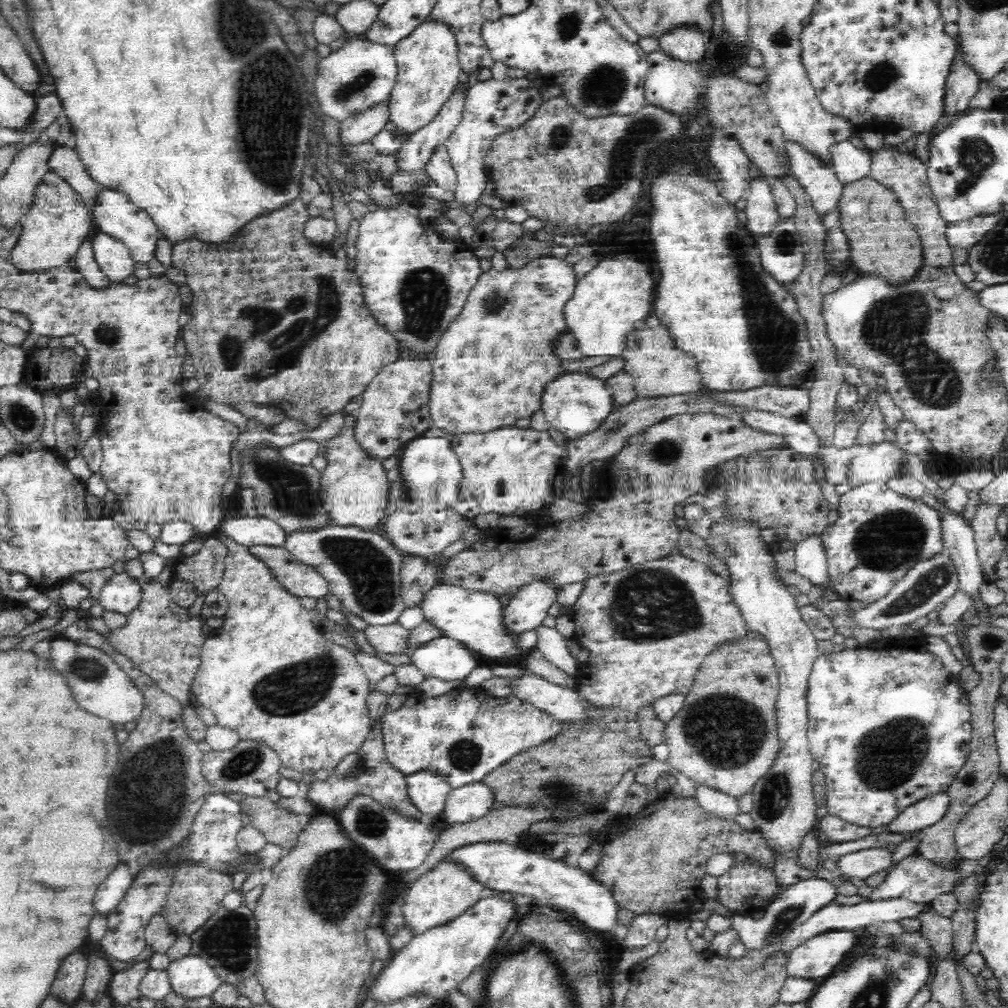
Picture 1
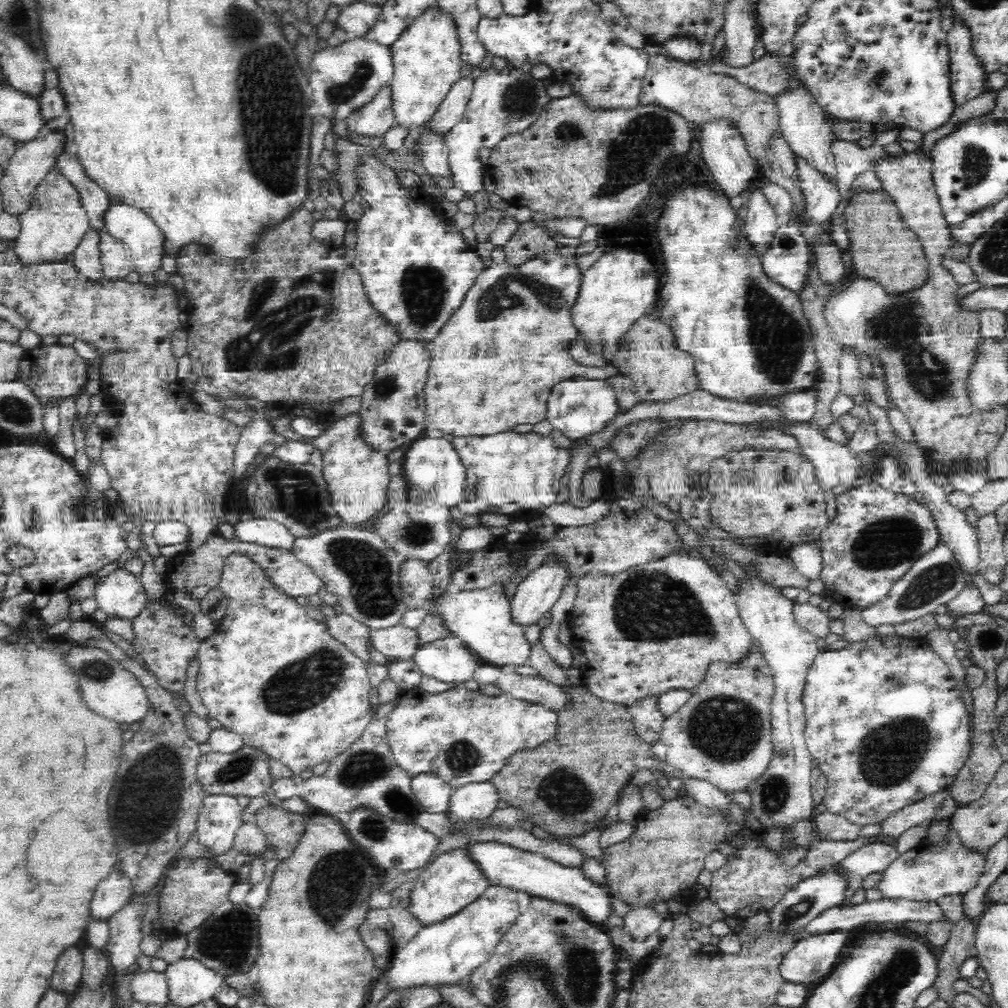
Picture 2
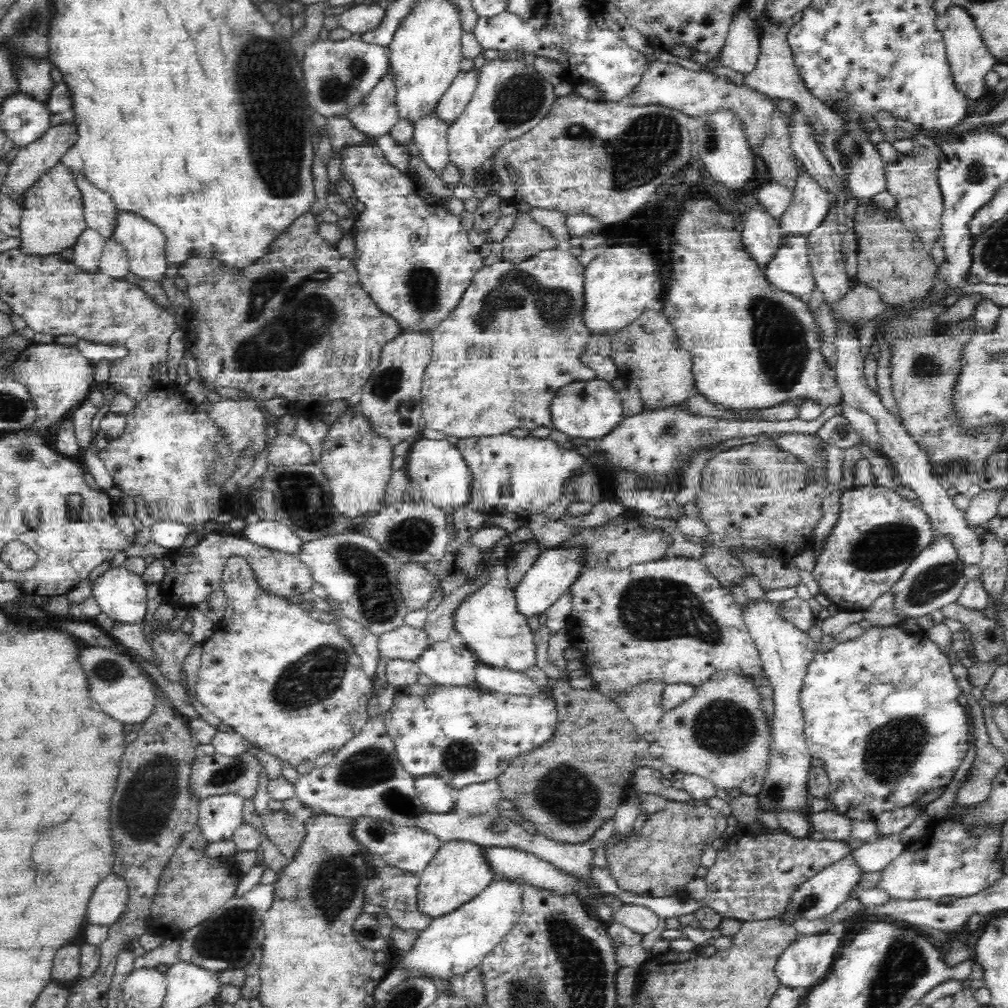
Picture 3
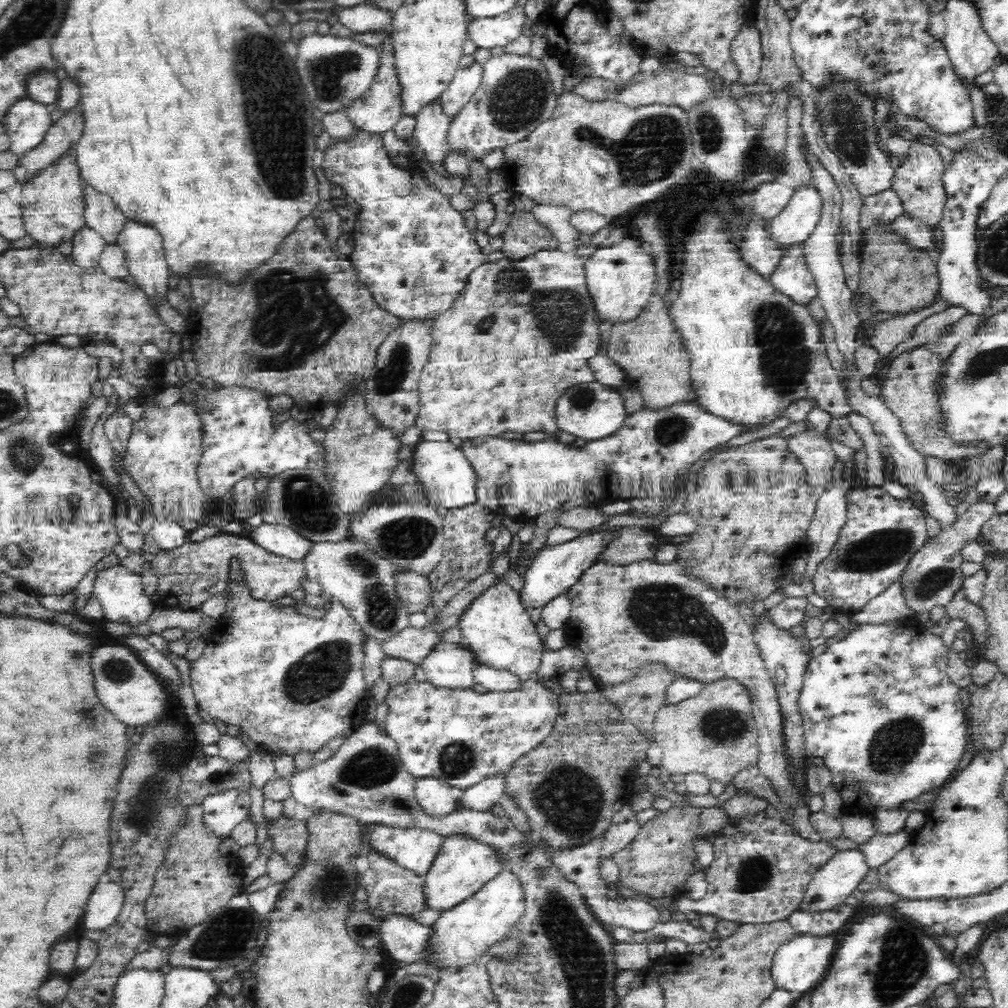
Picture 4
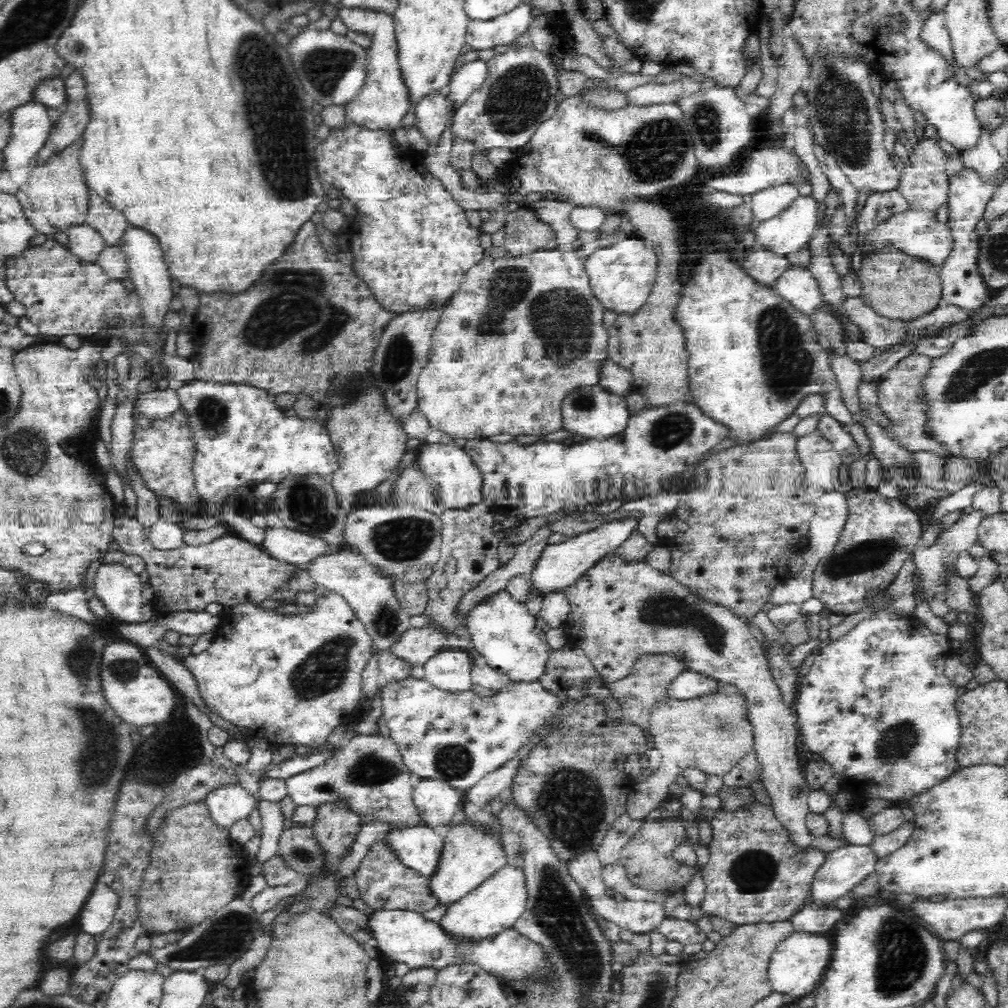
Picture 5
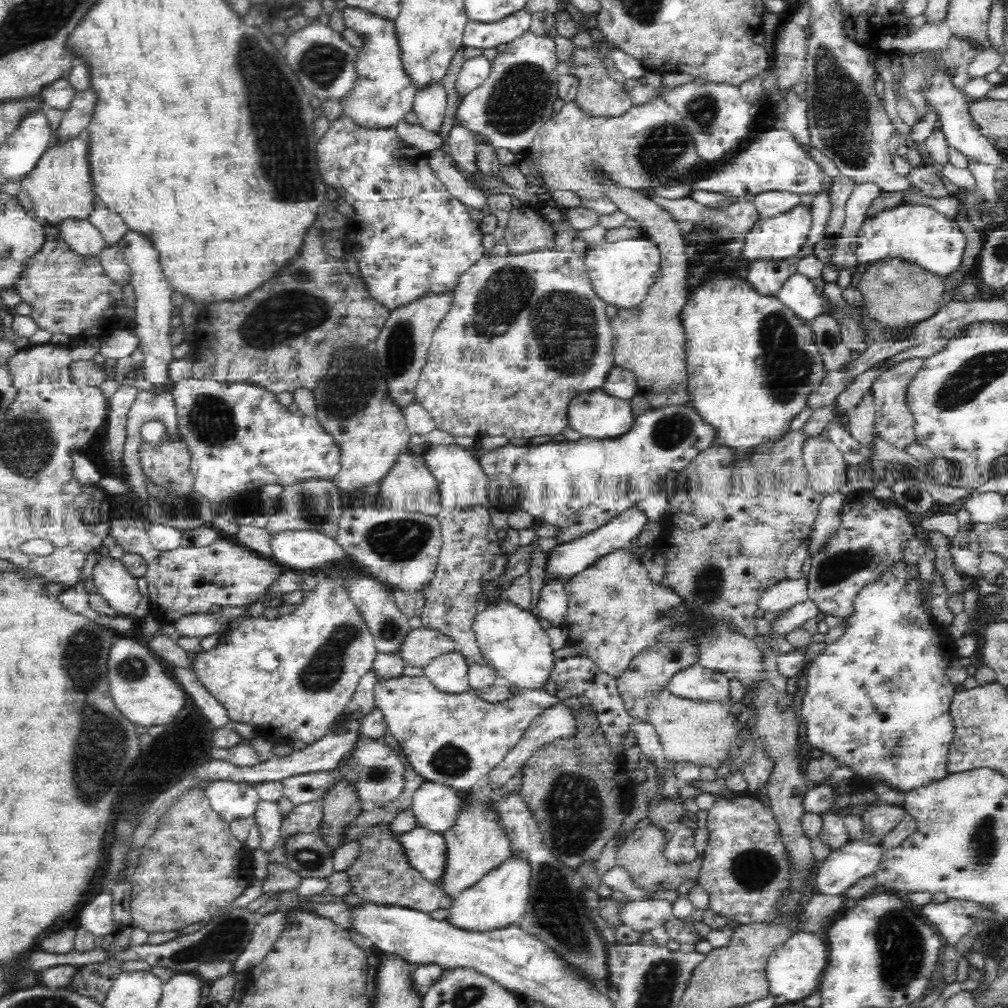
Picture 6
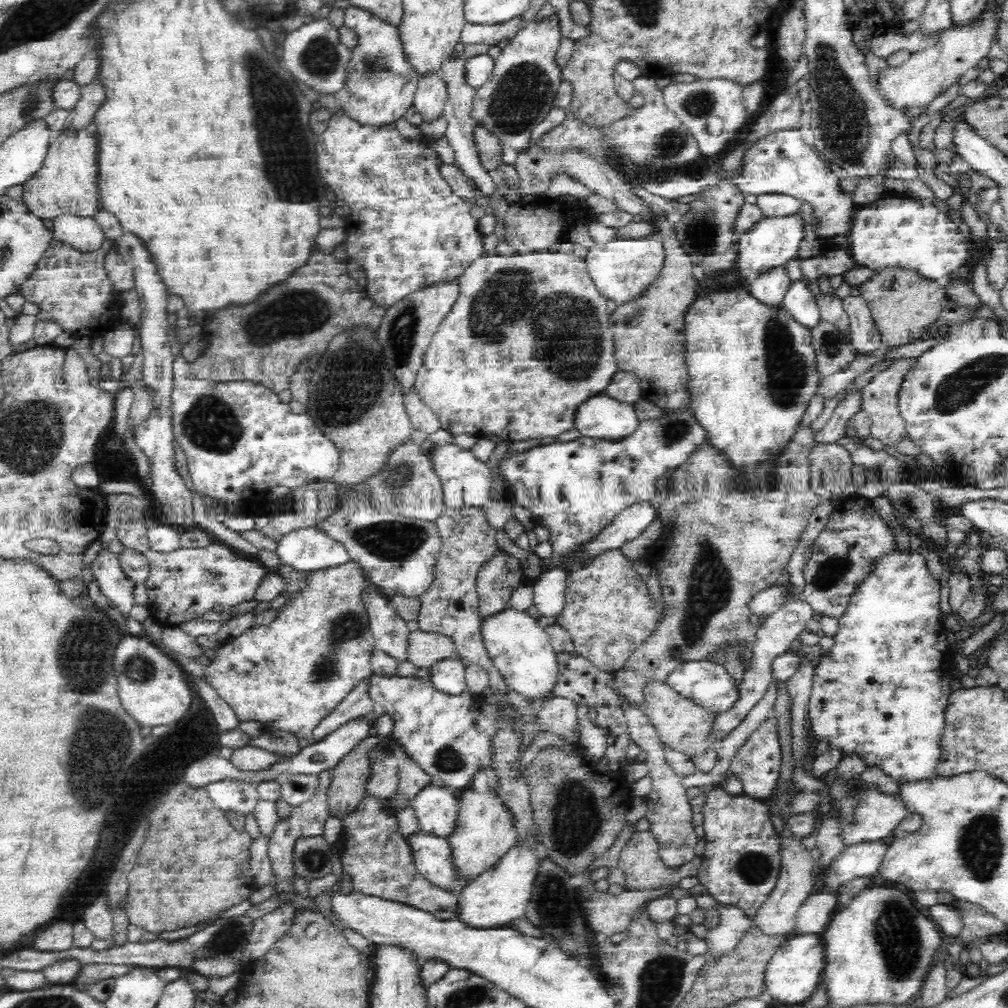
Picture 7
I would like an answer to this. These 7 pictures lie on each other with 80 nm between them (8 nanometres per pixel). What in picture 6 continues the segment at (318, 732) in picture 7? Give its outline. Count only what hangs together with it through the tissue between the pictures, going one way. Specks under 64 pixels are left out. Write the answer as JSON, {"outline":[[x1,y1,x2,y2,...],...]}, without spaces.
{"outline":[[373,670,362,676,356,692,352,694,352,700,344,706,344,712,340,712,336,716,336,720,330,724,328,733,336,730,340,724,348,722,348,720,357,720,360,722,360,720,366,718,366,716,369,716,375,710,374,686,378,684,379,679]]}

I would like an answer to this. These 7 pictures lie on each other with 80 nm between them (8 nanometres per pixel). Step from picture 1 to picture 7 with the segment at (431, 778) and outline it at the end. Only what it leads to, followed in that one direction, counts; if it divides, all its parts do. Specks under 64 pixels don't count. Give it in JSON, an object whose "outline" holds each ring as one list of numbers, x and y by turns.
{"outline":[[439,783,428,784,411,800,410,805,421,832,442,839,454,835,459,811,456,791]]}

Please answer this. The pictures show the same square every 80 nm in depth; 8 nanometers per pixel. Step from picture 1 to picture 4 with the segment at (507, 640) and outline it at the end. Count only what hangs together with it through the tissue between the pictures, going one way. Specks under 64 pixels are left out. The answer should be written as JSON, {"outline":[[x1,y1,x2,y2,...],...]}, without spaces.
{"outline":[[510,549,496,555,491,570,500,577,498,584,488,588,470,604,470,608,466,608,466,612,460,616,459,628,463,644,474,653,476,662,496,670,511,672,519,679,525,680,540,668,546,648,528,610,522,604,522,599,507,585,506,572,511,565]]}

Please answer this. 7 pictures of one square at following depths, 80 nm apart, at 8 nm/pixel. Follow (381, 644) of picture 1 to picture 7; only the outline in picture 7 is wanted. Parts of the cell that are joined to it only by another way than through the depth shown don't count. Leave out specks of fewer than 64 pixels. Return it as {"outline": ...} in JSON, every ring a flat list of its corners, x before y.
{"outline":[[418,629,409,634,407,645,408,661,418,669,457,656,452,639,434,632,422,632]]}

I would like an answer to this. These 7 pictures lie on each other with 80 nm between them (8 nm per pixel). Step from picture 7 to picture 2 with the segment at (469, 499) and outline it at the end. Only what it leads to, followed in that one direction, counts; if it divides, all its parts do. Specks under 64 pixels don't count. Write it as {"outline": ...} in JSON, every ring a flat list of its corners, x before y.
{"outline":[[422,435,411,442,404,454,402,474,410,486,416,485,421,493,421,500,436,503,442,507,458,506,464,501,466,484,466,467,458,456,452,438,429,437]]}

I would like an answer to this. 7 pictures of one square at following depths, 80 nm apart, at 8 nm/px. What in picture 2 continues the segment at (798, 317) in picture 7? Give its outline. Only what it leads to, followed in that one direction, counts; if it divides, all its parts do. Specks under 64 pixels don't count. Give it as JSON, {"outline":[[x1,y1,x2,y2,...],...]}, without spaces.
{"outline":[[790,222,783,225,776,232,772,247,762,258,763,272,770,278,770,281,786,288,796,295,800,295,810,279,811,274,811,248,806,238,801,234,801,230,794,227]]}

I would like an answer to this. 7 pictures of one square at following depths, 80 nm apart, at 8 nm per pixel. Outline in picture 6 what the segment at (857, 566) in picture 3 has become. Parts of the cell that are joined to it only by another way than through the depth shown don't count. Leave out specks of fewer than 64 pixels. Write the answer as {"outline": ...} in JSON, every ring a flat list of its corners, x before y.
{"outline":[[865,491,845,494,836,532,812,556,807,576,808,600,826,616,845,619,852,612,854,597,870,581,877,579,892,563,902,560,903,548,908,546,916,531,914,518,895,508,892,502,884,505]]}

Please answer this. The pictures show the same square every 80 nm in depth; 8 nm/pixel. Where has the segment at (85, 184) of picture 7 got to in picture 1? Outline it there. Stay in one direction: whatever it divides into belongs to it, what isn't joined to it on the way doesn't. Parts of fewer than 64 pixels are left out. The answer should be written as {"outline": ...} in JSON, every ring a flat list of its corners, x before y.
{"outline":[[52,170,44,174,34,192,28,213,20,224,20,236,12,250,12,261,21,272,46,270,68,263,82,242,95,231,93,216,82,203,81,196]]}

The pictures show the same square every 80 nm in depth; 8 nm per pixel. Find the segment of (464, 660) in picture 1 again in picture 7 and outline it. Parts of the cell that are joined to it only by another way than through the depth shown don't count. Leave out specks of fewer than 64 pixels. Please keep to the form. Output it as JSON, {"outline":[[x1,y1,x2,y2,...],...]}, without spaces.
{"outline":[[458,656,440,660,430,666,430,681,439,692,449,696,460,695,467,690,465,666]]}

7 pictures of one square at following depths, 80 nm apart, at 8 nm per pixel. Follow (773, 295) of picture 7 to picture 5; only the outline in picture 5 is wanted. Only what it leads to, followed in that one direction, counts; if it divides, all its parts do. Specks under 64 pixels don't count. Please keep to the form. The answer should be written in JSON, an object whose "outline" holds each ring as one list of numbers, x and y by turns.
{"outline":[[750,251,745,256,743,269,746,275,760,287,774,288,778,280,791,268,786,257,772,253]]}

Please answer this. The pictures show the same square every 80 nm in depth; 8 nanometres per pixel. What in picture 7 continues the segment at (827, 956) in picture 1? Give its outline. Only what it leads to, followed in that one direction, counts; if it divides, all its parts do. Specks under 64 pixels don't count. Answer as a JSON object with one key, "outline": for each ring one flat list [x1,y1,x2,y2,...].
{"outline":[[797,934,791,936,774,952,764,970,763,984,770,996,782,1005,806,1003,818,984,823,980,825,968,824,949,821,937,816,934]]}

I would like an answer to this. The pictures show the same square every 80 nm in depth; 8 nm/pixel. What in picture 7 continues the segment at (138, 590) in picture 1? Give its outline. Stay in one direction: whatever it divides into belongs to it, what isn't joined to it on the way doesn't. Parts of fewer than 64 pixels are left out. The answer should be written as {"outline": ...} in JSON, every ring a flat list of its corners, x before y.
{"outline":[[102,547,92,562,91,571,94,580,98,581,100,592,123,616,128,616,135,604,133,599,135,585,124,576,118,555]]}

